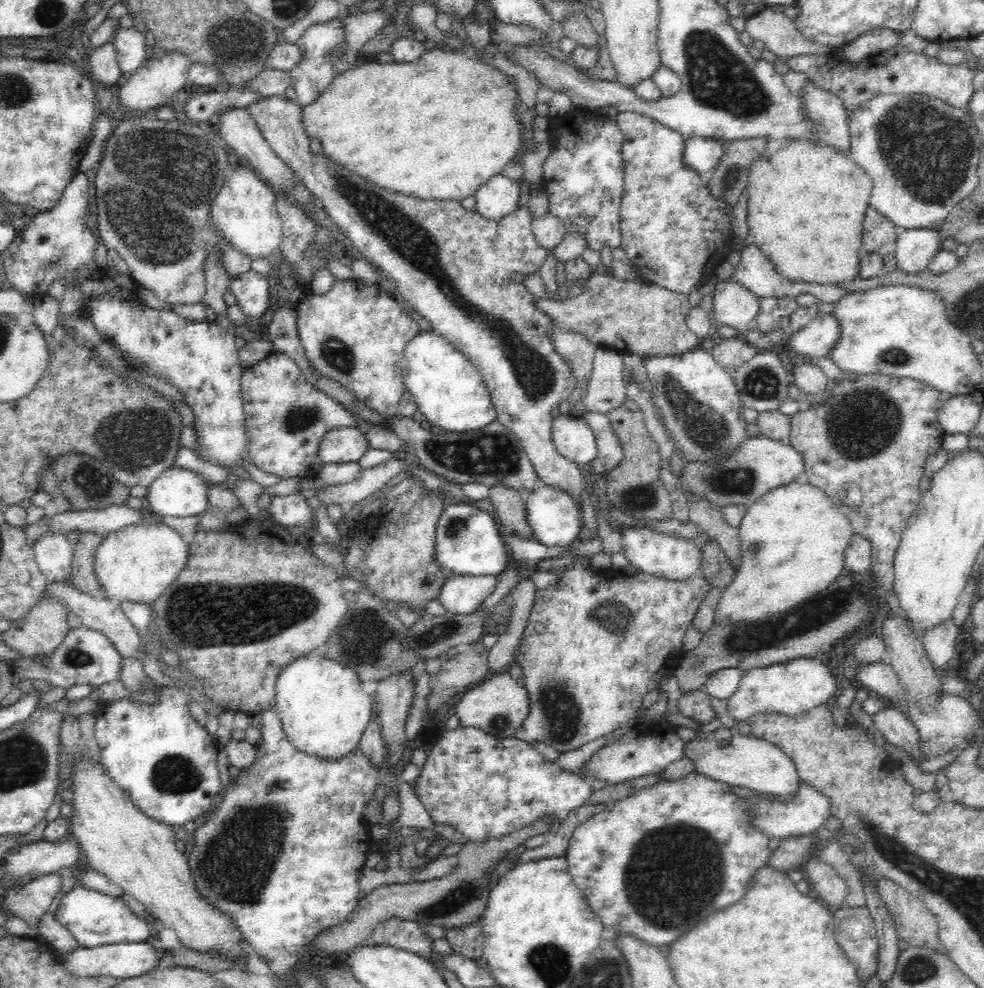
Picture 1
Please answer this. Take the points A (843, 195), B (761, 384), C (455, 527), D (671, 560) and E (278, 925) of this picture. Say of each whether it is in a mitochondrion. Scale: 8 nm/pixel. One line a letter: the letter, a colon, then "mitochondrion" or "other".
A: other
B: mitochondrion
C: mitochondrion
D: other
E: other

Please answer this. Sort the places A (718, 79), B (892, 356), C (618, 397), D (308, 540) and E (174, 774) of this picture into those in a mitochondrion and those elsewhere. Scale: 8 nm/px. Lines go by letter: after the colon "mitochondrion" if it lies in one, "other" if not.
A: mitochondrion
B: mitochondrion
C: other
D: other
E: mitochondrion

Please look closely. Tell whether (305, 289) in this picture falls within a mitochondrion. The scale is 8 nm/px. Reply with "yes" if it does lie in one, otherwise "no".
no

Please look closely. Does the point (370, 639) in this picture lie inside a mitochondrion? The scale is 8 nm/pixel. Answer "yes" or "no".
yes

